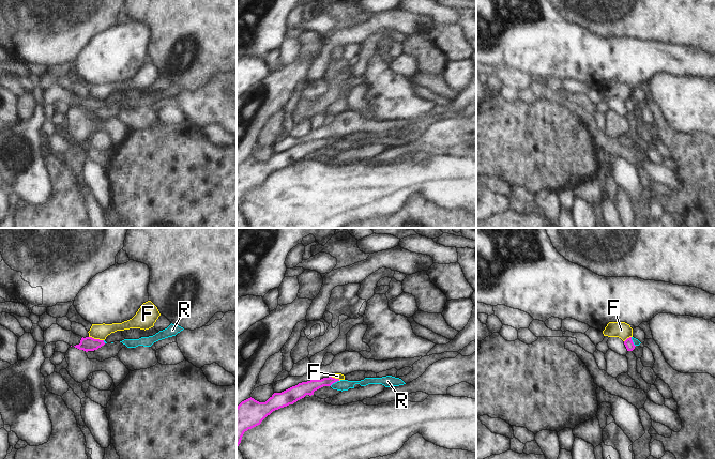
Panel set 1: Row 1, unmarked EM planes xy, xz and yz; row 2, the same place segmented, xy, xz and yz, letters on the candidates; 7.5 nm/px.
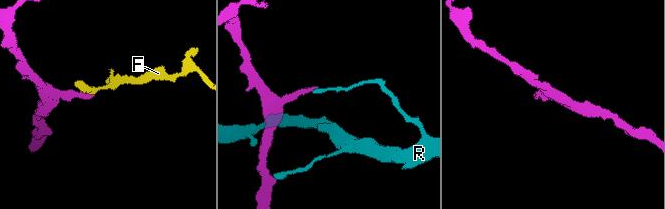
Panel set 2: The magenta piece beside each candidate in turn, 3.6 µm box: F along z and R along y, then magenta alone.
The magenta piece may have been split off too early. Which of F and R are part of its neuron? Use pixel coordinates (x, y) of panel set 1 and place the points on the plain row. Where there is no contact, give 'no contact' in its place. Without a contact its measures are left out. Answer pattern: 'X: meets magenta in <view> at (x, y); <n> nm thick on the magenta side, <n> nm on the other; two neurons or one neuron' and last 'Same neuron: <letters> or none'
F: meets magenta in xy at (96, 100); 110 nm thick on the magenta side, 110 nm on the other; two neurons
R: meets magenta in xz at (334, 142); 100 nm thick on the magenta side, 80 nm on the other; two neurons
Same neuron: none

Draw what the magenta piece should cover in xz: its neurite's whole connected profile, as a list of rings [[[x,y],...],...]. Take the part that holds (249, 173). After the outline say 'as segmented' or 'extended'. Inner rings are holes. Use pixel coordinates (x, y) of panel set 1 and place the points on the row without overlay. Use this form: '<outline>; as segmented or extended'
[[[332,137],[321,140],[310,140],[299,143],[282,153],[274,153],[265,163],[259,163],[254,158],[242,162],[237,167],[237,208],[241,203],[245,192],[261,184],[261,182],[273,171],[293,165],[306,155],[314,155],[314,152],[323,148],[331,147],[339,141]]]; as segmented

